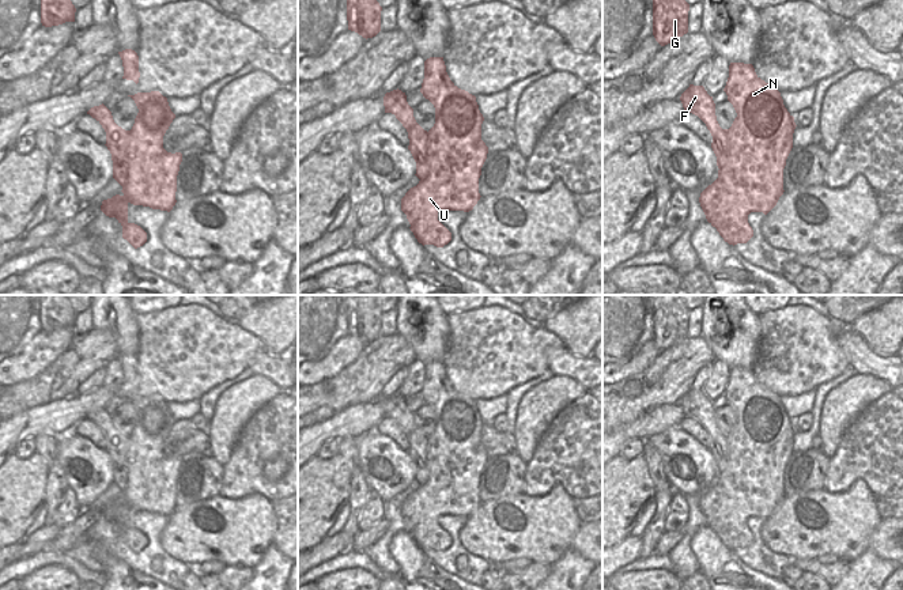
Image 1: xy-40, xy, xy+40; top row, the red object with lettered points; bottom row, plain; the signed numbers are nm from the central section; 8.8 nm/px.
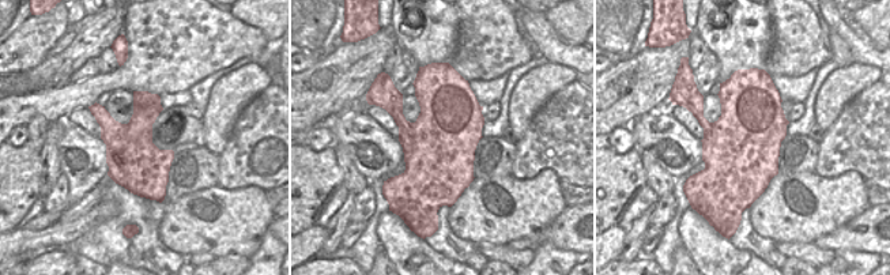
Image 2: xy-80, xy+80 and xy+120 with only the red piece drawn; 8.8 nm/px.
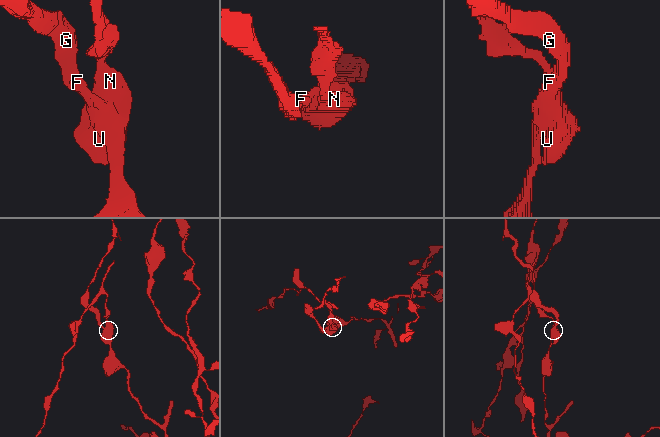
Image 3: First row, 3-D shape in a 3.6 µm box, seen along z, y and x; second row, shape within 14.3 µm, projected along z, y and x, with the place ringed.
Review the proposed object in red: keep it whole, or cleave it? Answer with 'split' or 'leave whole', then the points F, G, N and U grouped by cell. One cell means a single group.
split; F G / N U

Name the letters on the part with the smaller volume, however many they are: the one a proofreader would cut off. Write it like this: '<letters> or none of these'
N, U

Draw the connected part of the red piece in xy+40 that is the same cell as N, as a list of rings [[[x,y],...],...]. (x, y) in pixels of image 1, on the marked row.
[[[730,63],[723,91],[737,113],[728,129],[729,156],[726,164],[718,170],[718,178],[700,193],[699,203],[707,222],[717,228],[725,242],[734,246],[747,243],[753,237],[748,215],[751,212],[767,215],[783,194],[783,169],[793,148],[793,133],[797,125],[794,117],[785,107],[781,92],[762,80],[752,64]]]

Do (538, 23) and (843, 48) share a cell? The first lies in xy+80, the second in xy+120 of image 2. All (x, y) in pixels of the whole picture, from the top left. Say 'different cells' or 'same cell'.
different cells

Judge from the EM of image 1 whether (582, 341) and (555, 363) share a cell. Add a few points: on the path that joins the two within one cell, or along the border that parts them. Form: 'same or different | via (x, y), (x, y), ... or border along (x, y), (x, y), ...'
different | border along (565, 345), (575, 355), (588, 356)

